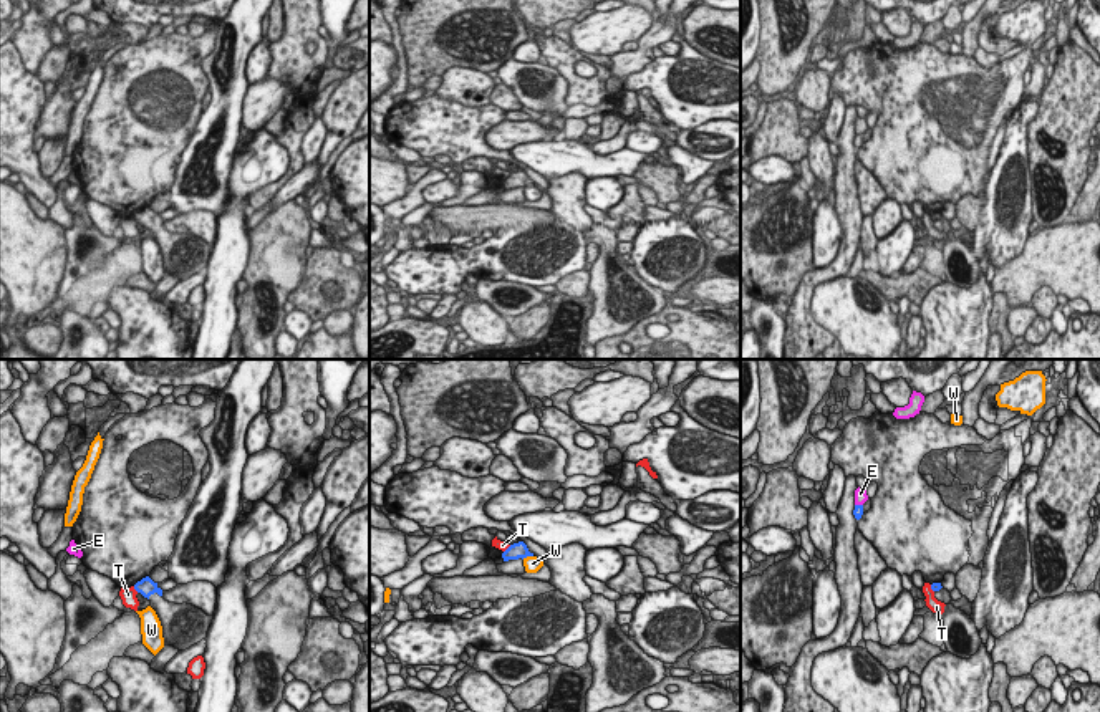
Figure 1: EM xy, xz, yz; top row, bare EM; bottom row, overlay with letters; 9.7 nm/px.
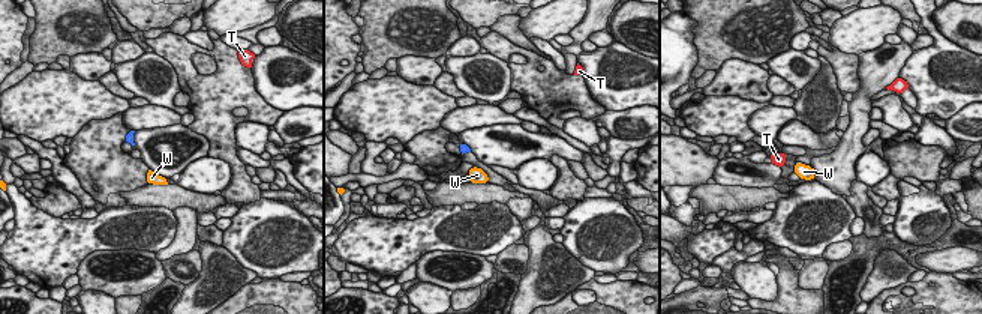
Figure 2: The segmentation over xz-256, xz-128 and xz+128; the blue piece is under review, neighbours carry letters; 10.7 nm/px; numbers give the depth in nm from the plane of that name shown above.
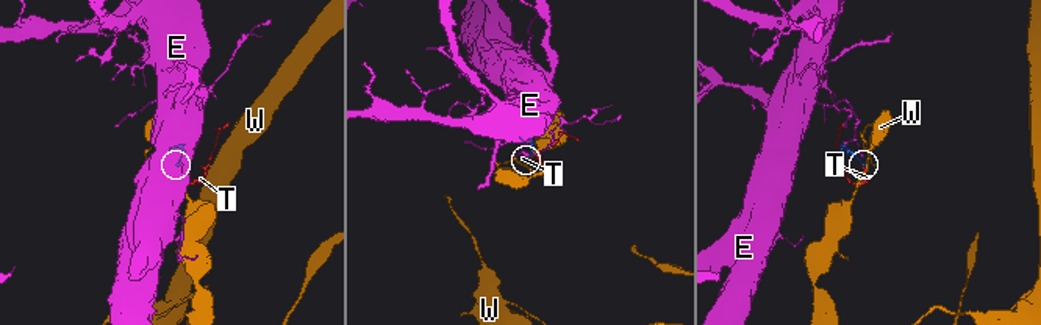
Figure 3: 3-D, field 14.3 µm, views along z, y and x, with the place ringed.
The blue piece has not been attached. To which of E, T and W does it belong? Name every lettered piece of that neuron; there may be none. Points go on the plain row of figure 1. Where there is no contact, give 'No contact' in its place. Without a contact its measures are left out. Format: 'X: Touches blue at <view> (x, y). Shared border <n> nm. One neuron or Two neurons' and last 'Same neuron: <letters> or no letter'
E: Touches blue at yz (858, 134). Shared border 80 nm. Two neurons
T: Touches blue at xy (136, 219). Shared border 80 nm. Two neurons
W: Touches blue at xz (527, 184). Shared border 120 nm. Two neurons
Same neuron: no letter.

